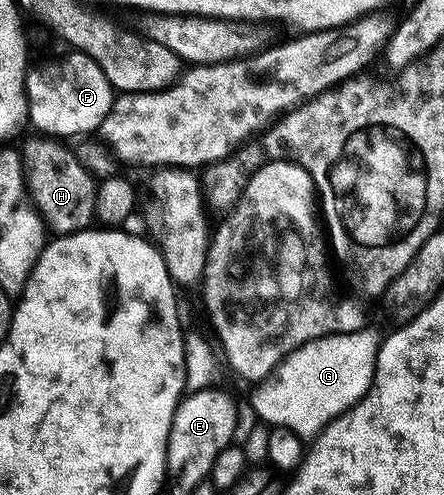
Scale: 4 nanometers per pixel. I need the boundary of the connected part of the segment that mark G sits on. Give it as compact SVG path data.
M363 329L356 332L344 332L346 339L335 339L332 334L312 340L314 347L307 347L304 344L296 348L296 363L294 363L294 428L288 425L292 433L299 436L303 441L313 440L324 430L330 422L338 415L344 414L353 403L359 403L364 393L372 385L374 370L376 369L376 357L378 356L378 345L380 335L371 329Z

